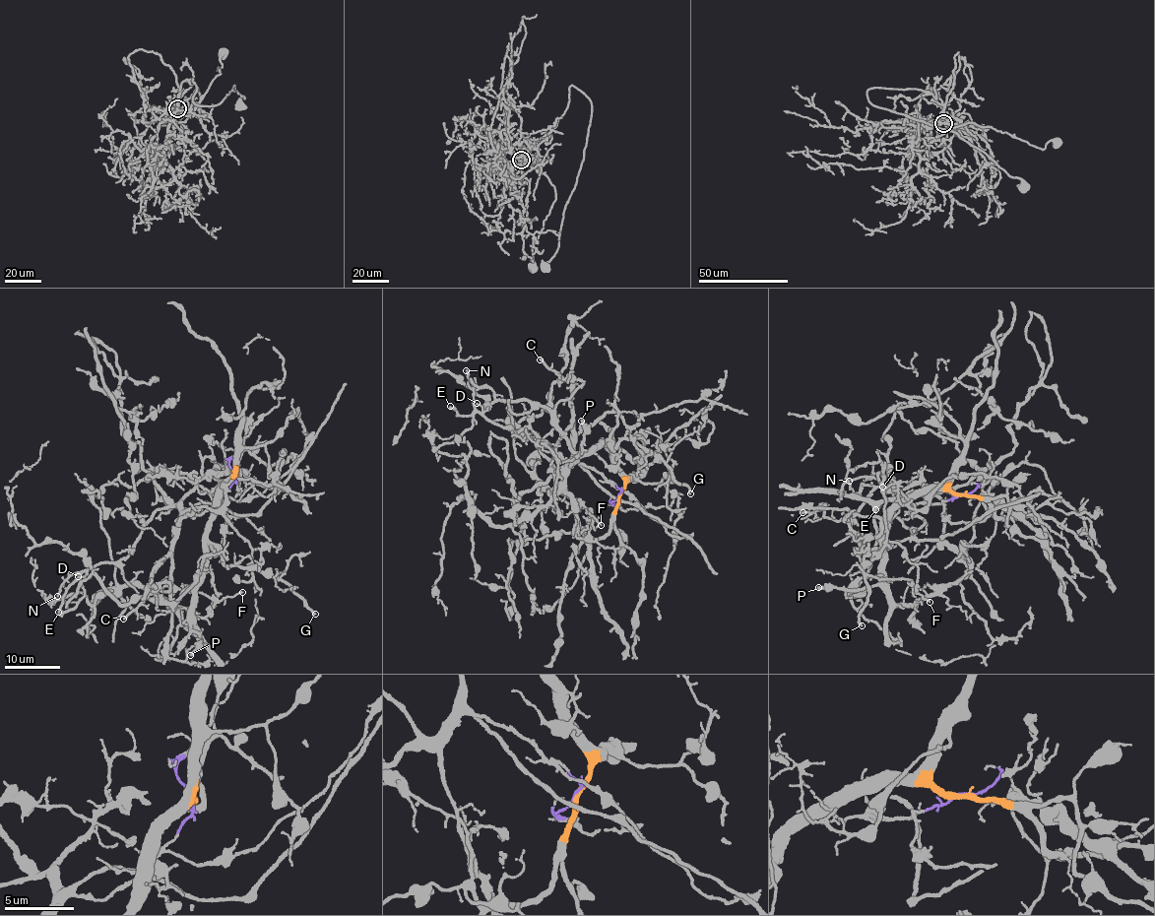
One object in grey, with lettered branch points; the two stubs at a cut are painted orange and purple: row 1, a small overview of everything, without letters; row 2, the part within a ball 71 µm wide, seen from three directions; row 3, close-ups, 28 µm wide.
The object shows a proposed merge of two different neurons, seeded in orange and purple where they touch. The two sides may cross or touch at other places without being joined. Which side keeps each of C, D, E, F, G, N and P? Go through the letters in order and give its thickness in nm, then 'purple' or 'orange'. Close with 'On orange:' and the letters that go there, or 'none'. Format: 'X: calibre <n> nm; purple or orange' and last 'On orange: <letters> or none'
C: calibre 200 nm; orange
D: calibre 100 nm; purple
E: calibre 170 nm; purple
F: calibre 110 nm; purple
G: calibre 200 nm; orange
N: calibre 180 nm; purple
P: calibre 280 nm; orange
On orange: C, G, P

